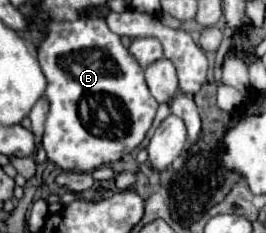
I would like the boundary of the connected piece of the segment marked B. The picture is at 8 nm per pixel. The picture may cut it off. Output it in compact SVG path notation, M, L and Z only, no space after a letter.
M80 18L76 22L52 22L46 28L46 38L38 46L38 62L48 80L44 98L50 102L42 146L48 160L64 170L92 172L102 164L118 162L138 148L152 126L158 110L156 98L144 82L144 70L132 62L132 56L122 46L104 18Z

